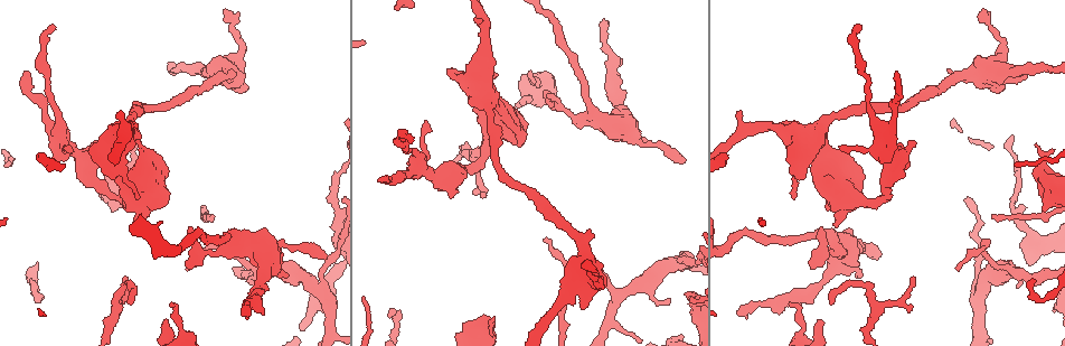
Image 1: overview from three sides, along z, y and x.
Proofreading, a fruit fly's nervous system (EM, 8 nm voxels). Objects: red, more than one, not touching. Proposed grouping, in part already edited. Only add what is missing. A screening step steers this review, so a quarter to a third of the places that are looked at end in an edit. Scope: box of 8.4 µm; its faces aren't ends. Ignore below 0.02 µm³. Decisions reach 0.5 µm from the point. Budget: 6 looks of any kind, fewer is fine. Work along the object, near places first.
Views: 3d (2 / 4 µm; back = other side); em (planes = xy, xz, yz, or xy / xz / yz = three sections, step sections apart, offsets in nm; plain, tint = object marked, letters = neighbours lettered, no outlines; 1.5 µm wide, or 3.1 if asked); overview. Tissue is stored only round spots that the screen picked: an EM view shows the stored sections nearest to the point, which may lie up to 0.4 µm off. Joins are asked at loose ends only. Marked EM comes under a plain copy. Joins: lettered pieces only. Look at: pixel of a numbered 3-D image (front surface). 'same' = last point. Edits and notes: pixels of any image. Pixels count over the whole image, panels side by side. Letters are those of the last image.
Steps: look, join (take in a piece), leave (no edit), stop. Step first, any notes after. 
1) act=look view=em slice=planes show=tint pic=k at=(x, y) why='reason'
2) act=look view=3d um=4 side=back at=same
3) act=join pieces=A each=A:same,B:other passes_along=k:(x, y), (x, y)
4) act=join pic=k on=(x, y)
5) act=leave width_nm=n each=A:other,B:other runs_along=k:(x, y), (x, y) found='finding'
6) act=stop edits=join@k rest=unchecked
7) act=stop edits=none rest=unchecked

act=look view=3d um=2 pic=1 at=(879, 256) why='an open end'

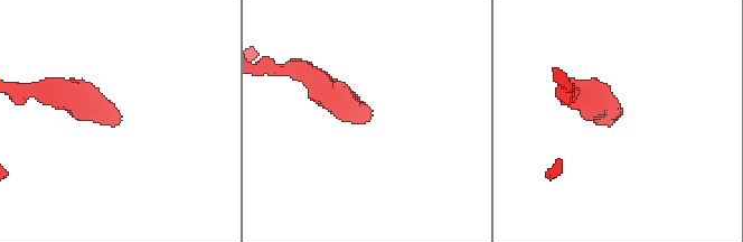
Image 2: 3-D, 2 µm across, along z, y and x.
act=look view=em slice=xz step=4 show=letters pic=2 at=(618, 115) why='shape alone is not enough'

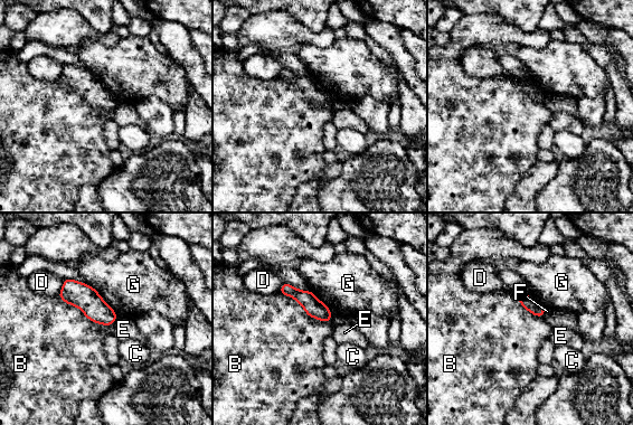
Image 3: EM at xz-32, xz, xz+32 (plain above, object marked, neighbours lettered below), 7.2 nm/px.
act=leave each=B:other,C:other,D:other,E:other,F:other,G:other border=3:(277, 292), (330, 322) found='none of them fits'

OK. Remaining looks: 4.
act=look view=3d um=2 pic=1 at=(670, 298) why='thin end'

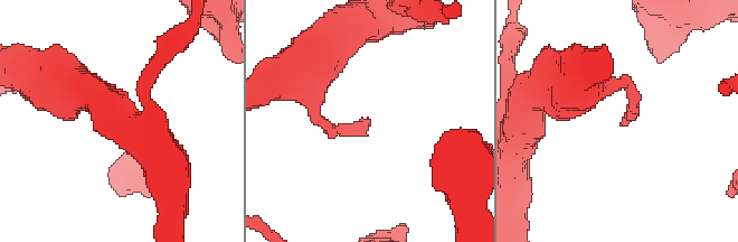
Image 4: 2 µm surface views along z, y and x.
act=look view=em slice=planes show=letters pic=4 at=(622, 125) why='shape alone is not enough'

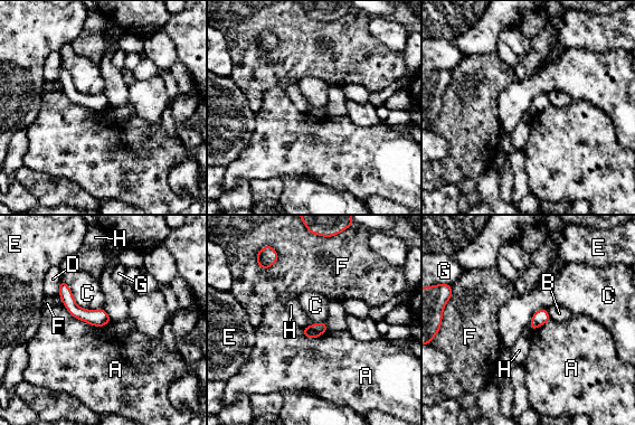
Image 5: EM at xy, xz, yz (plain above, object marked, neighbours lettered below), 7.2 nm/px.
act=leave width_nm=100 each=A:other,B:other,C:other,D:other,E:other,F:other,G:other,H:other border=5:(313, 323), (303, 328) found='none of them fits'

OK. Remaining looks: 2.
act=stop edits=none rest=unchecked

